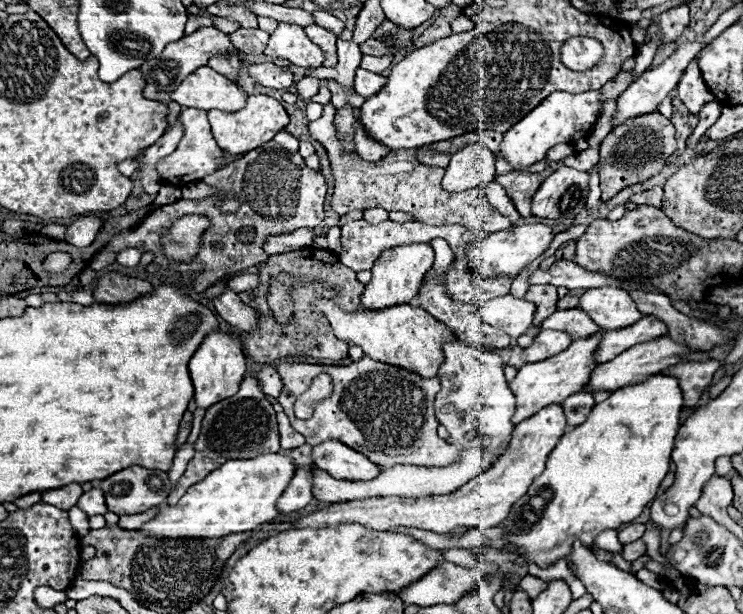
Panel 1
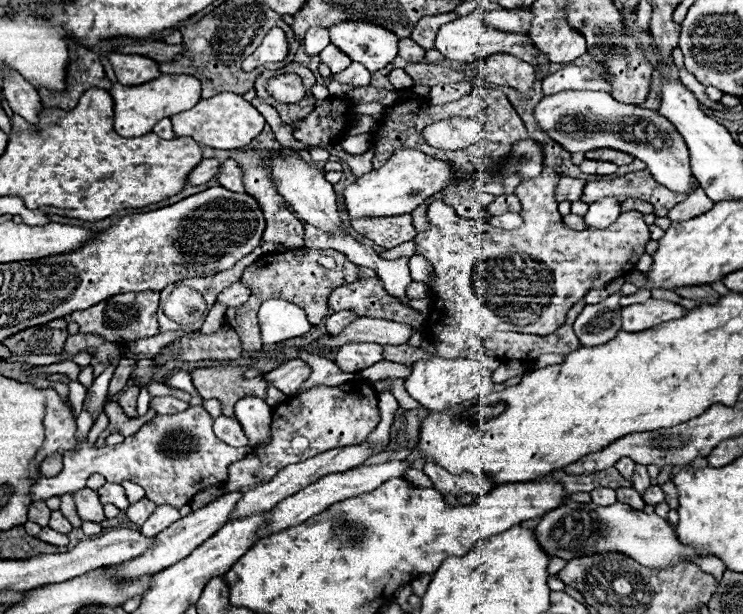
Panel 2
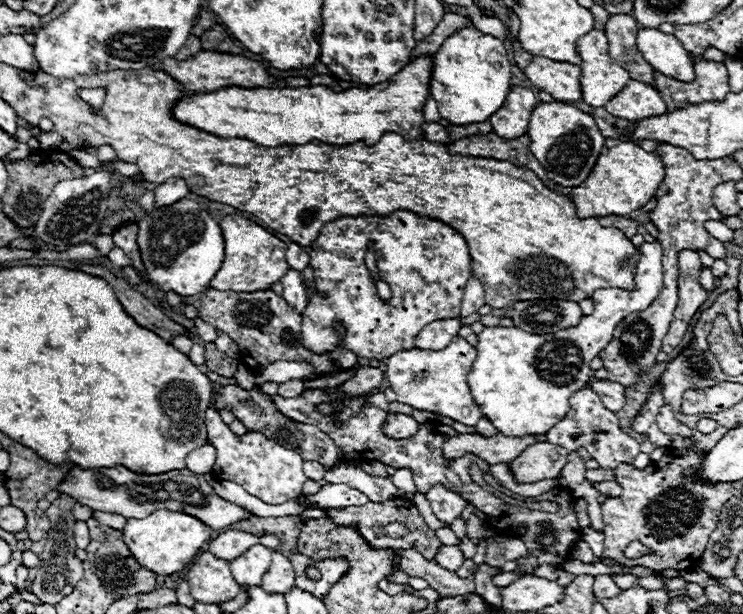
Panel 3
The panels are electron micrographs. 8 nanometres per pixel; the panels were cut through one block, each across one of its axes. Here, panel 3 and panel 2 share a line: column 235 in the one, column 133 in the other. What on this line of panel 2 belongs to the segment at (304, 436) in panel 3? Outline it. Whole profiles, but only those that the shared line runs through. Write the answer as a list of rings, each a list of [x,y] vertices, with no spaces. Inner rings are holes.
[[[130,386],[126,392],[122,392],[122,396],[120,396],[120,406],[124,408],[126,416],[134,416],[138,394],[140,394],[140,386]]]

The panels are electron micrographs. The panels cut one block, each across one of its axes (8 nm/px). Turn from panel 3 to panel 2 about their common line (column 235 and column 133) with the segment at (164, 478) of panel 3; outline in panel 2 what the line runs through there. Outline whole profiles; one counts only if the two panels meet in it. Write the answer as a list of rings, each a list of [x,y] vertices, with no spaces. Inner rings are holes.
[[[142,498],[142,500],[134,502],[134,504],[130,504],[124,512],[126,512],[126,516],[128,516],[128,520],[130,520],[130,522],[134,522],[134,524],[142,526],[142,524],[146,522],[146,518],[150,516],[150,510],[154,510],[154,508],[156,508],[156,504],[154,504],[152,500]]]

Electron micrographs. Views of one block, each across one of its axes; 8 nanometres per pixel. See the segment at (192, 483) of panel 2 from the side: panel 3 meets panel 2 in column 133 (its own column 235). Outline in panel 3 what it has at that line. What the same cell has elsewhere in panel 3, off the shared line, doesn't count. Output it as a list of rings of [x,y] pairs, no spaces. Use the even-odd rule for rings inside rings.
[[[208,408],[206,412],[206,428],[208,442],[212,442],[218,450],[216,464],[212,466],[212,474],[218,480],[230,480],[244,486],[244,490],[266,504],[284,504],[302,494],[302,484],[306,476],[302,472],[304,460],[298,452],[280,446],[278,442],[266,438],[260,432],[246,432],[244,436],[236,436],[218,416],[218,410]]]

